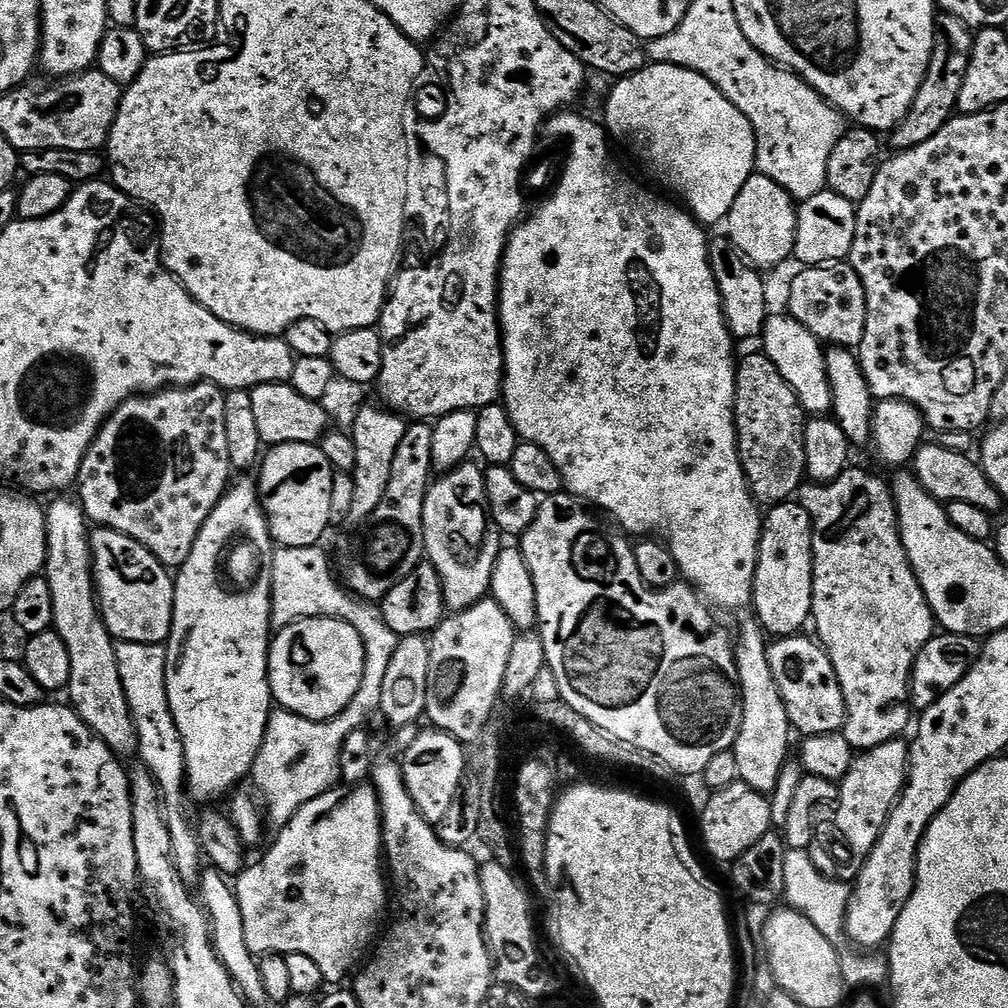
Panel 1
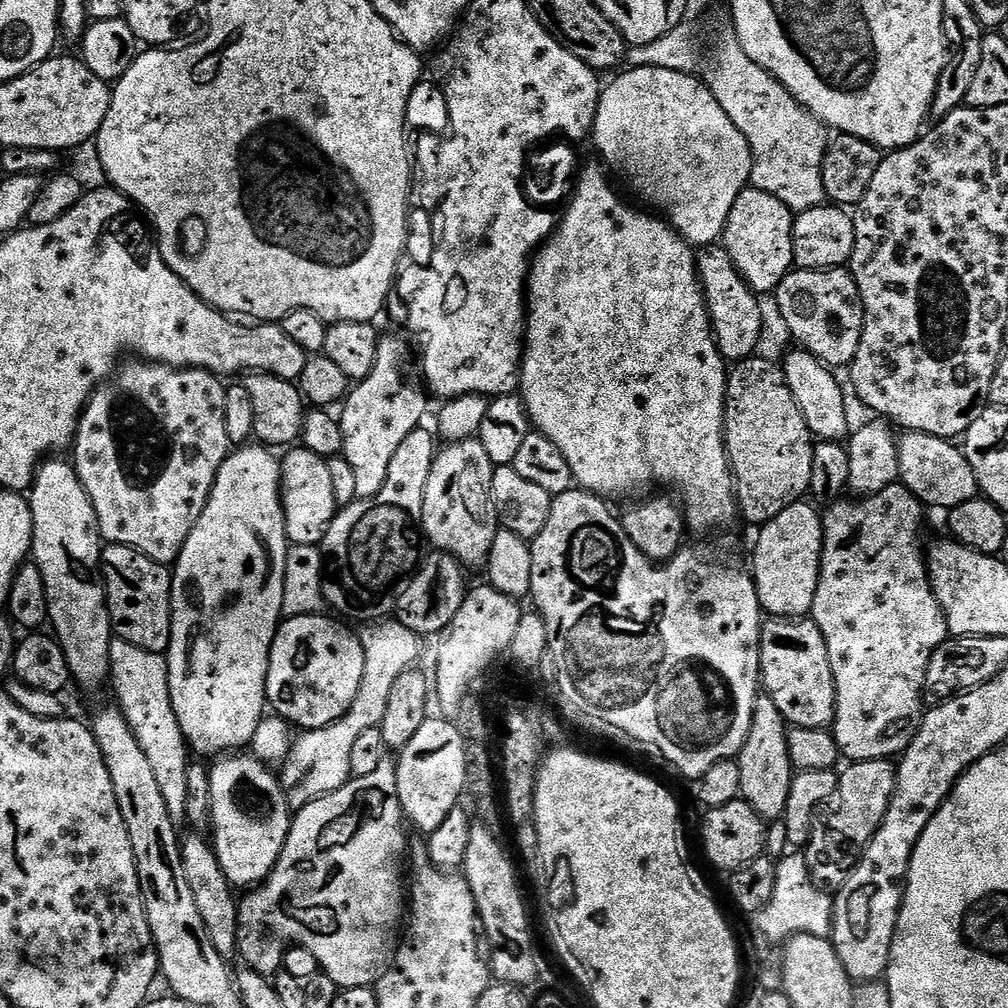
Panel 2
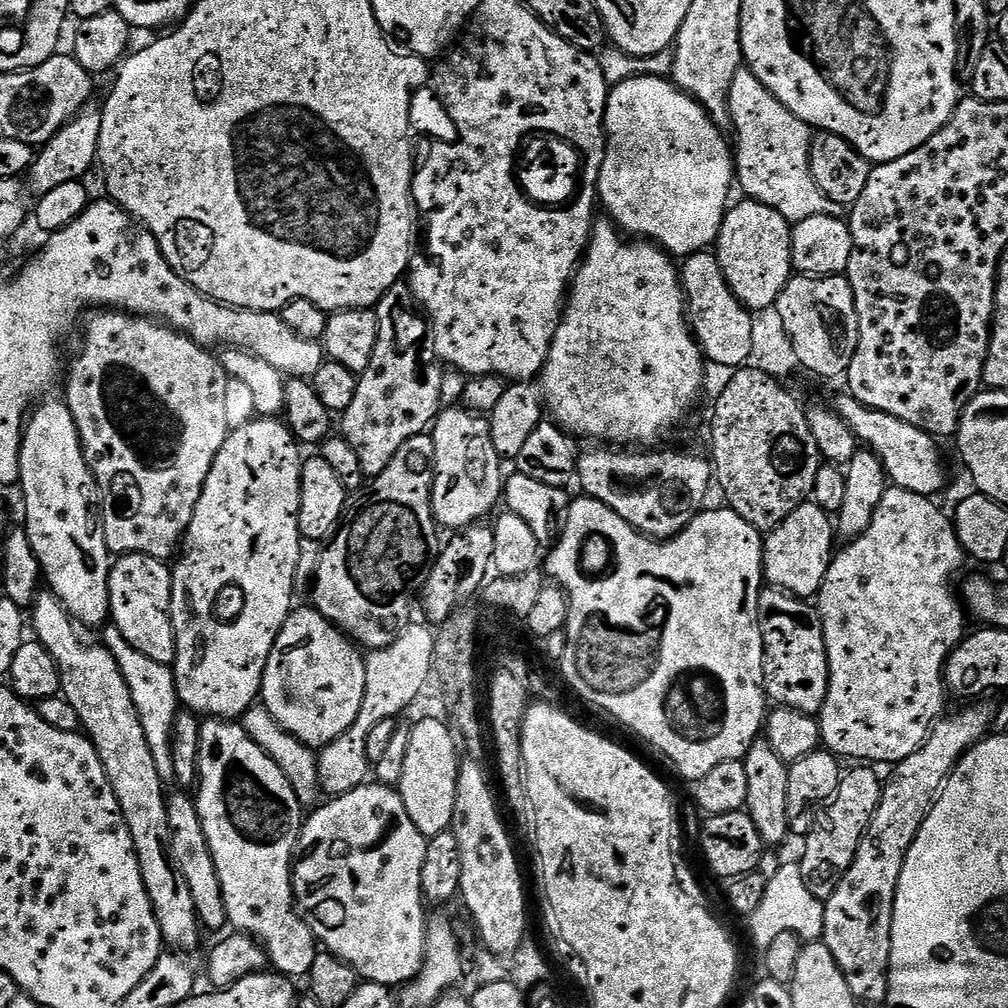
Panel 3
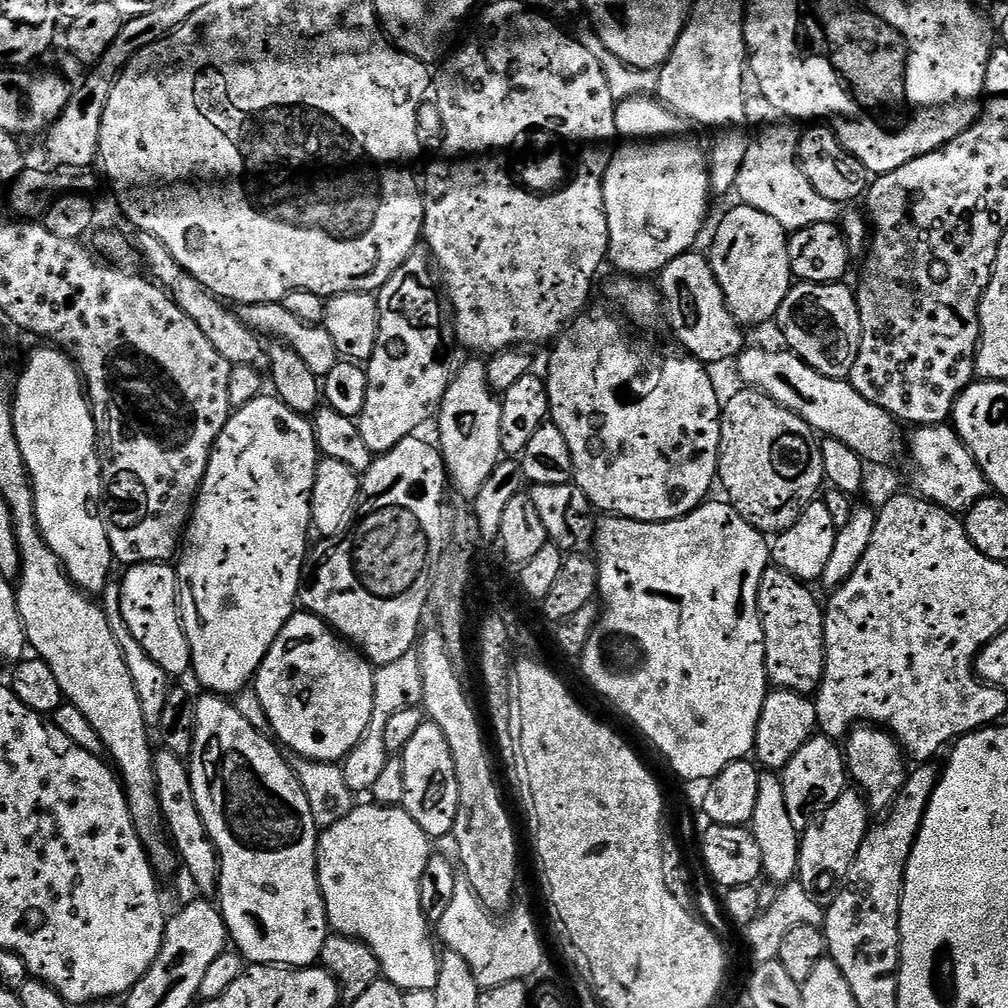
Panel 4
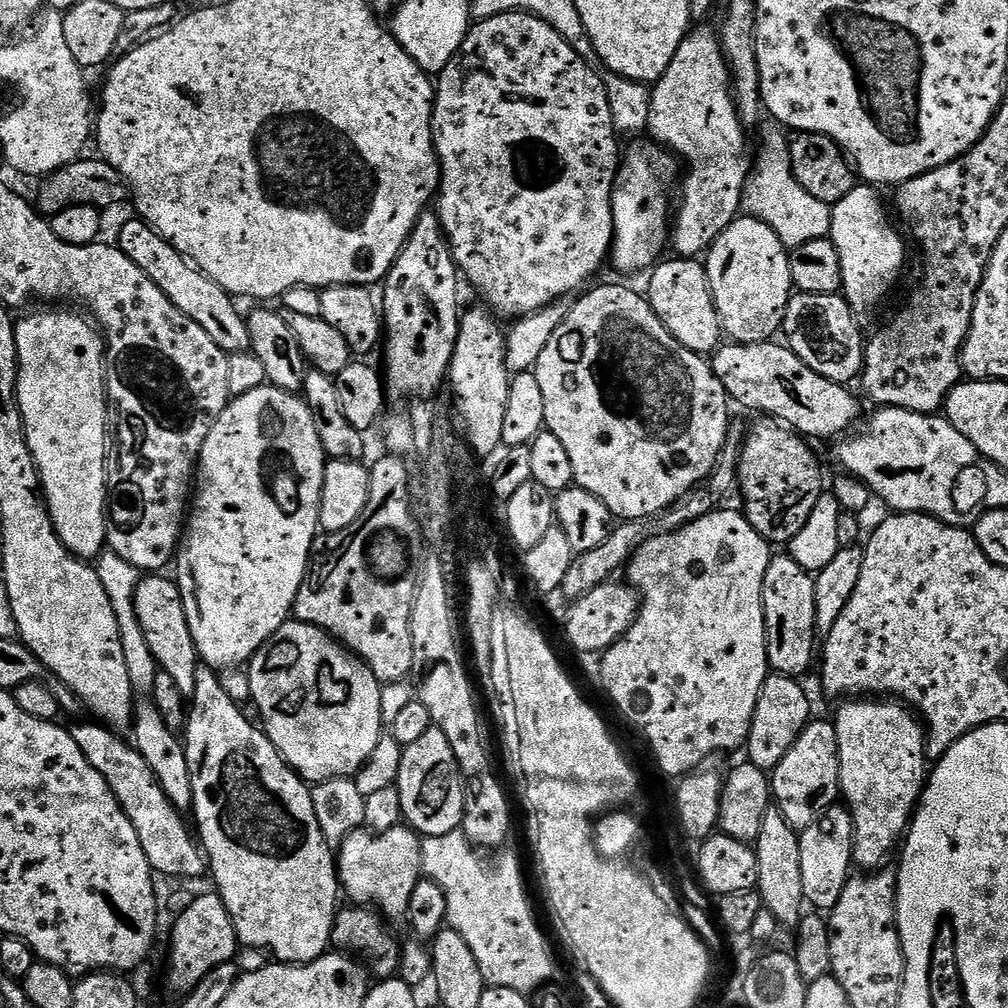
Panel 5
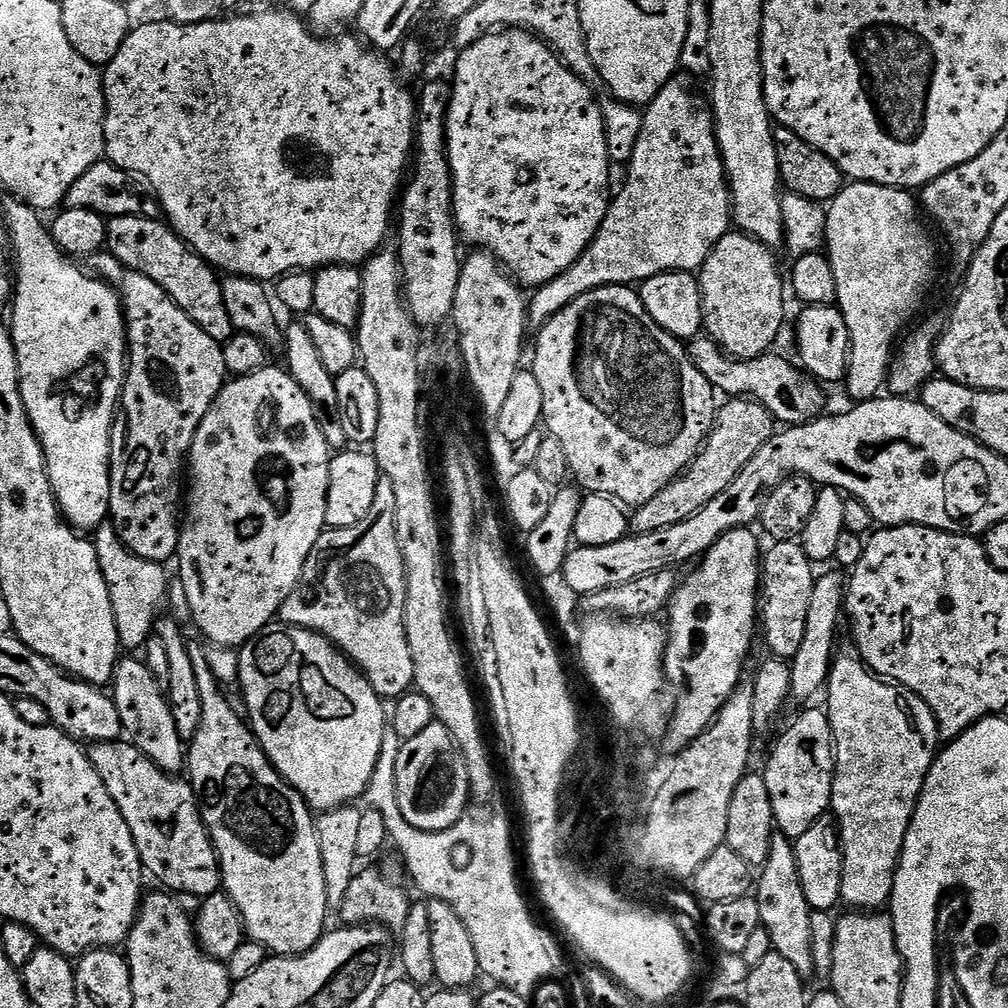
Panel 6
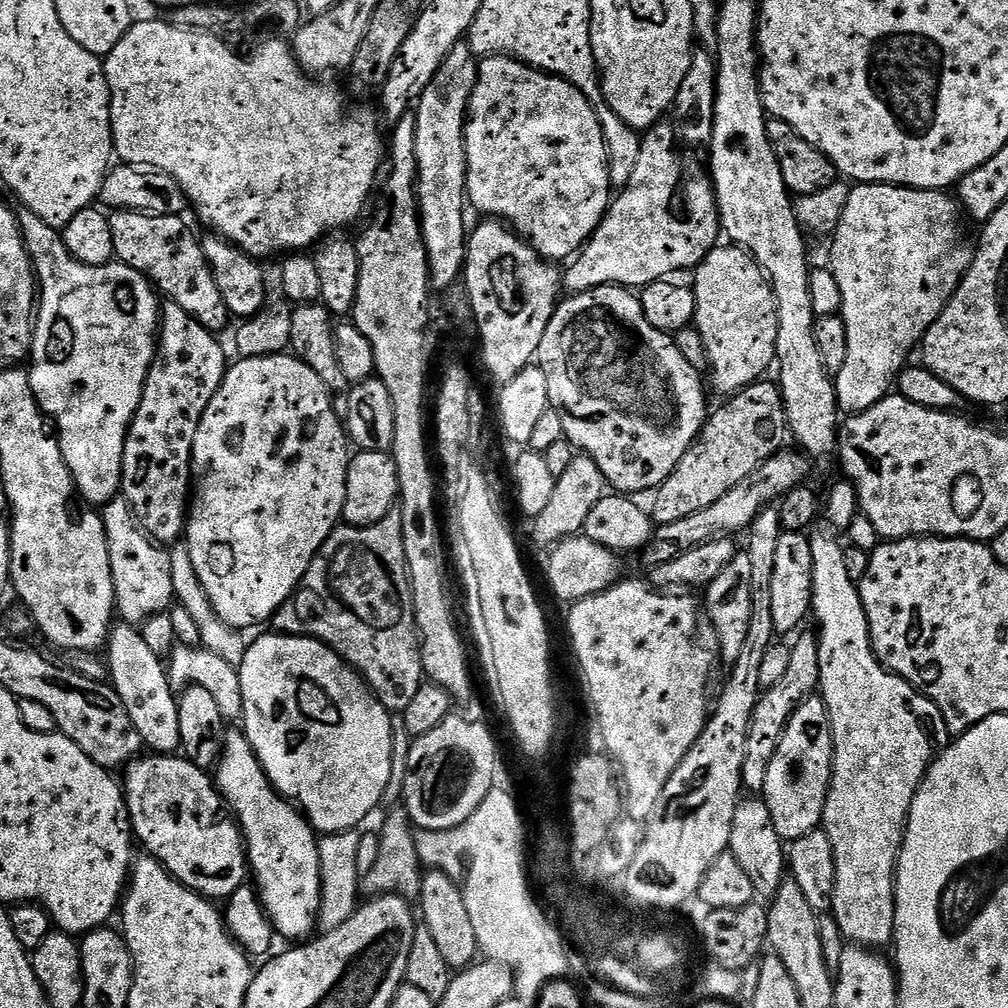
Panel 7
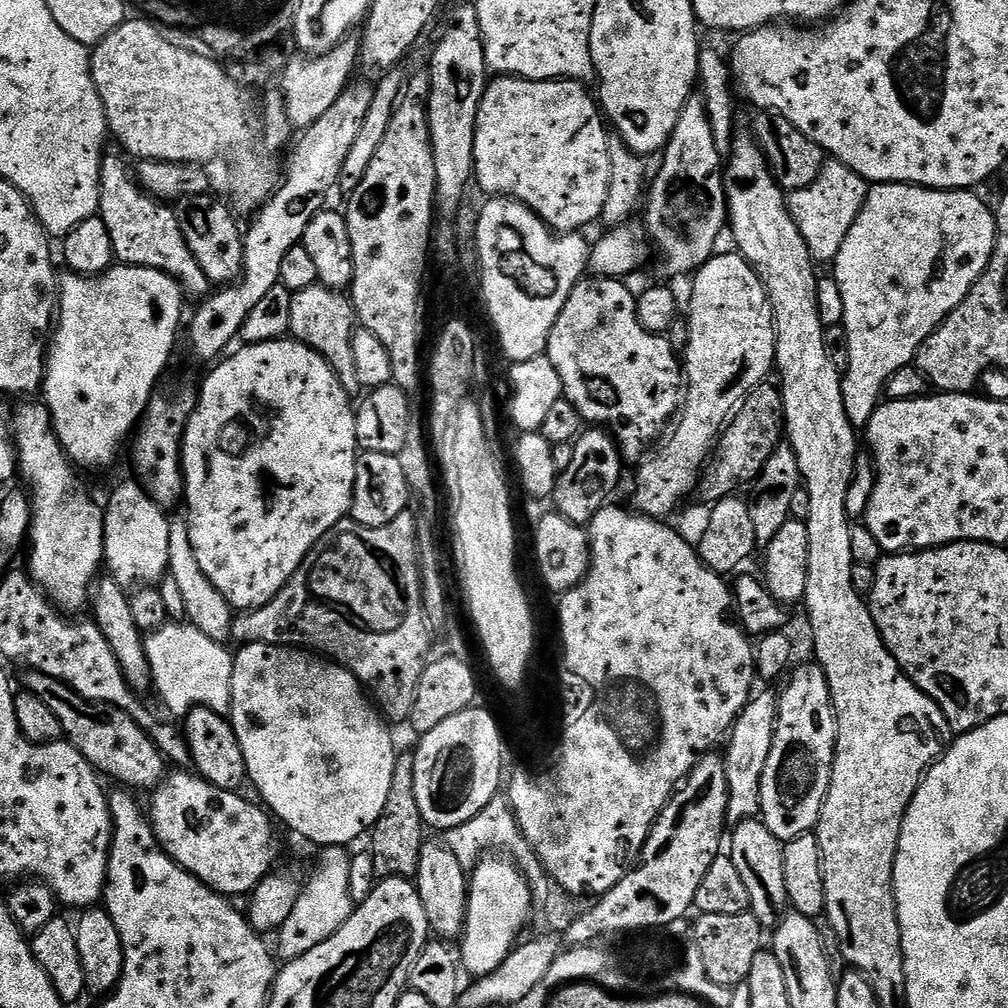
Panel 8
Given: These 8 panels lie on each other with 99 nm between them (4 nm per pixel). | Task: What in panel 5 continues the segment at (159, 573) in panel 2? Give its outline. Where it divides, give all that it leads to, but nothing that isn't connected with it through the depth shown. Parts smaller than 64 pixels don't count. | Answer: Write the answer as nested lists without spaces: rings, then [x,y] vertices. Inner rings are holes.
[[[164,574],[145,575],[134,594],[134,610],[138,614],[142,634],[146,634],[146,646],[150,646],[150,654],[154,654],[159,671],[174,678],[175,685],[185,698],[192,697],[195,690],[195,672],[202,661],[196,655],[194,638],[186,622],[182,594],[175,579],[168,577],[167,580]]]

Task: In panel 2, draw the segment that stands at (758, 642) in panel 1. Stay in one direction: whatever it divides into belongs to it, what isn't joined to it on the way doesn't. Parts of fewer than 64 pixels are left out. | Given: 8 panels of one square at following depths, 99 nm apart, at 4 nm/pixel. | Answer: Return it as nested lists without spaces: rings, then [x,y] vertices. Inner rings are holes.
[[[767,694],[757,696],[750,734],[738,757],[742,770],[740,795],[746,803],[754,806],[754,810],[765,822],[781,819],[786,810],[786,802],[790,798],[794,769],[788,753],[788,733],[789,729],[778,706],[774,706]]]

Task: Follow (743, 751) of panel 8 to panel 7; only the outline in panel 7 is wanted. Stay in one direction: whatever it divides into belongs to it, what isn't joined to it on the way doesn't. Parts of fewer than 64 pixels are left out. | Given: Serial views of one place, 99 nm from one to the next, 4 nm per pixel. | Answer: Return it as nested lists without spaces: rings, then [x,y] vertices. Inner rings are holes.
[[[800,636],[795,637],[796,644],[791,645],[790,667],[786,674],[778,678],[778,682],[765,687],[760,694],[760,701],[754,706],[754,718],[750,722],[750,730],[746,738],[746,758],[742,762],[742,778],[744,788],[749,793],[763,793],[766,774],[770,770],[770,762],[774,754],[778,754],[778,746],[782,742],[782,734],[786,734],[786,726],[790,718],[808,700],[817,695],[820,687],[820,663],[818,662],[818,650],[820,645],[817,637]]]

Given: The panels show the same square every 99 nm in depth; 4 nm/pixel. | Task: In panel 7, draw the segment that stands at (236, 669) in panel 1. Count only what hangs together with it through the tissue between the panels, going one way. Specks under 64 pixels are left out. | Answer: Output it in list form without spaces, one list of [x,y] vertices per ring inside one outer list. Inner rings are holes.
[[[281,354],[259,356],[249,360],[237,359],[235,363],[233,368],[231,365],[225,371],[220,389],[214,394],[214,398],[210,398],[210,406],[206,406],[202,422],[194,434],[192,447],[194,491],[190,496],[190,511],[186,517],[186,543],[190,562],[194,566],[194,574],[198,576],[198,582],[202,584],[202,590],[206,592],[206,598],[214,614],[218,614],[218,618],[222,618],[222,622],[230,625],[232,629],[245,630],[244,628],[252,628],[255,624],[267,625],[271,621],[276,611],[300,587],[300,579],[306,574],[312,559],[319,554],[320,547],[337,531],[344,515],[350,441],[346,435],[345,425],[338,415],[338,408],[336,412],[335,406],[332,405],[333,393],[318,378],[318,374],[303,361],[291,354]]]

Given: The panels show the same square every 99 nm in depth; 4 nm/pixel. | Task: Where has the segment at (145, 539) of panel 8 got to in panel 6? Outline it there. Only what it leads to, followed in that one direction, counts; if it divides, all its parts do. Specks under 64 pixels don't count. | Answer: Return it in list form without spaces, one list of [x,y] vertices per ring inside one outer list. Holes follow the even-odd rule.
[[[105,522],[95,529],[94,543],[98,564],[110,590],[110,606],[114,606],[114,622],[118,626],[121,649],[140,648],[153,639],[156,621],[161,615],[160,607],[168,596],[168,576],[164,564],[140,558],[122,542],[111,522]]]

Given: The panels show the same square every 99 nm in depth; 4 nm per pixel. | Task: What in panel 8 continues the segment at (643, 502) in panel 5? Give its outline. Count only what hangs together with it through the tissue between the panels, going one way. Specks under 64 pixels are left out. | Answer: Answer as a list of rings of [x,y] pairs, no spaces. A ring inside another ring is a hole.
[[[597,275],[588,279],[581,279],[570,298],[566,298],[566,306],[558,314],[554,330],[550,330],[546,355],[554,362],[554,370],[558,370],[558,378],[562,380],[563,399],[573,404],[589,425],[606,426],[615,436],[625,461],[639,461],[645,455],[644,447],[659,438],[664,423],[671,421],[681,407],[682,360],[667,335],[644,329],[636,313],[637,297],[634,292],[632,296],[623,279]]]

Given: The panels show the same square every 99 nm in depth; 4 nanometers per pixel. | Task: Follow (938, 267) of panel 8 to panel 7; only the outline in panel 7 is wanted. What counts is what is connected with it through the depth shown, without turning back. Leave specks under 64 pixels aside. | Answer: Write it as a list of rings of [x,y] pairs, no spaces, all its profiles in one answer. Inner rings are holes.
[[[856,184],[849,189],[846,207],[842,212],[842,218],[835,232],[832,234],[832,250],[830,252],[829,268],[838,281],[839,290],[842,293],[843,306],[841,316],[846,326],[847,334],[847,358],[846,362],[836,373],[834,383],[836,386],[837,409],[845,415],[856,415],[865,412],[874,406],[885,396],[889,395],[896,377],[907,365],[907,358],[910,352],[923,341],[924,334],[929,326],[934,324],[942,310],[948,304],[948,300],[956,292],[960,280],[964,277],[966,270],[972,264],[972,257],[975,256],[973,245],[968,244],[965,238],[960,235],[960,216],[962,210],[959,203],[949,193],[939,189],[908,188],[904,185],[894,184]]]

